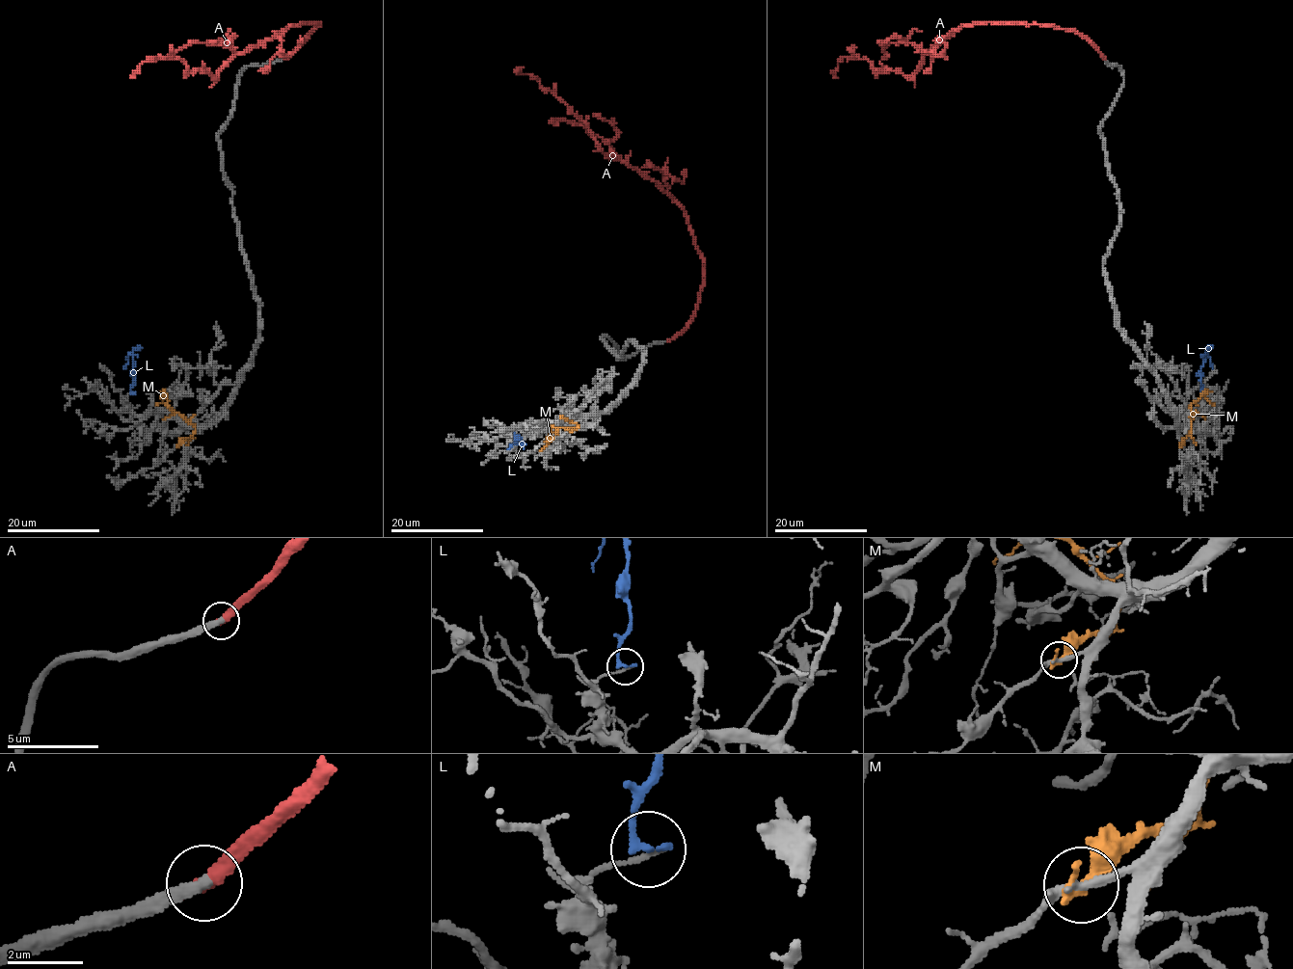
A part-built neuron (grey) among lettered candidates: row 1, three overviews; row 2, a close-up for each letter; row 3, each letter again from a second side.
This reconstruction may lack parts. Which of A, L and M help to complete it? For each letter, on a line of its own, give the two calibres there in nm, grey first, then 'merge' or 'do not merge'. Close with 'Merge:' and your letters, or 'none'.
A: 320 nm thick on the grey side, 400 nm on the other; merge
L: 150 nm thick on the grey side, 220 nm on the other; do not merge
M: 240 nm thick on the grey side, 400 nm on the other; do not merge
Merge: A

